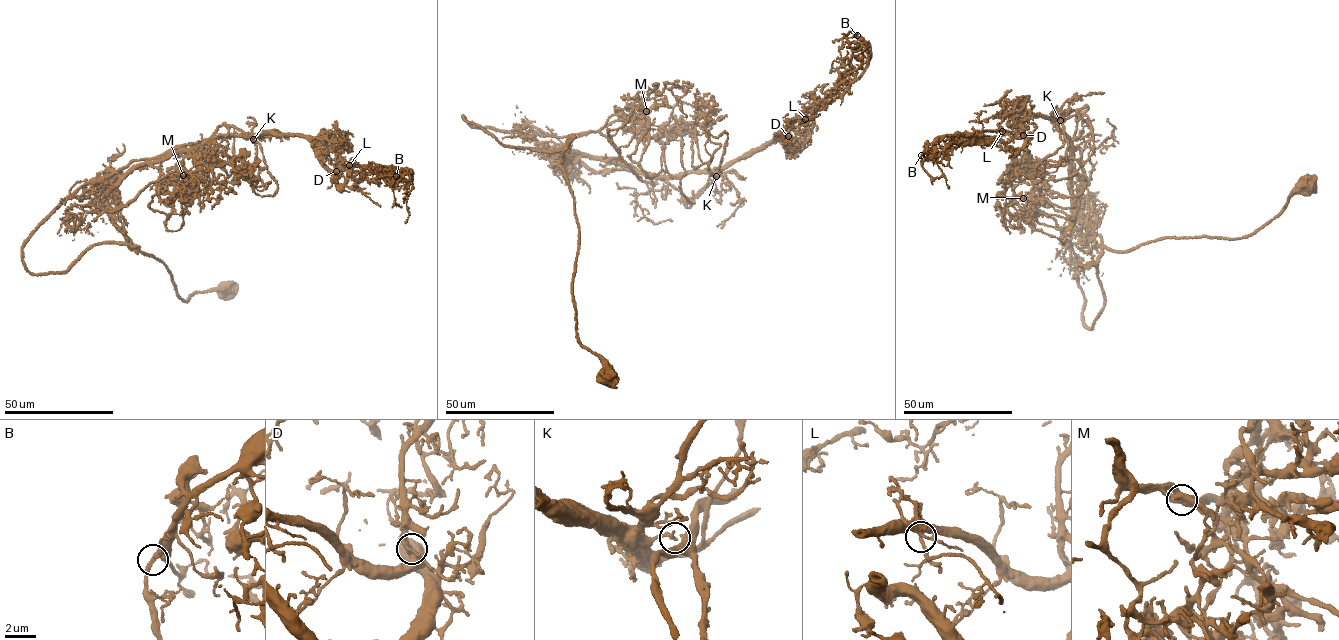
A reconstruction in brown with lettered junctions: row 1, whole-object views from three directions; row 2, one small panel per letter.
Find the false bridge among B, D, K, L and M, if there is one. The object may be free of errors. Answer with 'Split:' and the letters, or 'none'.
Split: M

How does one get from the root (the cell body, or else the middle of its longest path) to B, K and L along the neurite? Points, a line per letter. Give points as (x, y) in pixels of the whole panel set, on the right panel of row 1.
B: (1309, 185), (1249, 235), (1119, 252), (1075, 214), (1051, 119), (921, 155)
K: (1309, 185), (1249, 235), (1167, 238), (1108, 250), (1075, 214), (1071, 148), (1060, 120)
L: (1309, 185), (1249, 235), (1111, 250), (1075, 214), (1071, 148), (1058, 126), (1023, 111), (1023, 136), (1002, 131)

